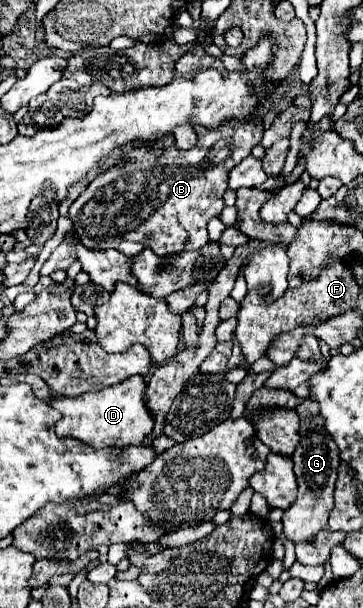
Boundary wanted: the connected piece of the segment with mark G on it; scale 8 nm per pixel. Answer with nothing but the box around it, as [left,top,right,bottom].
[283,397,341,543]

